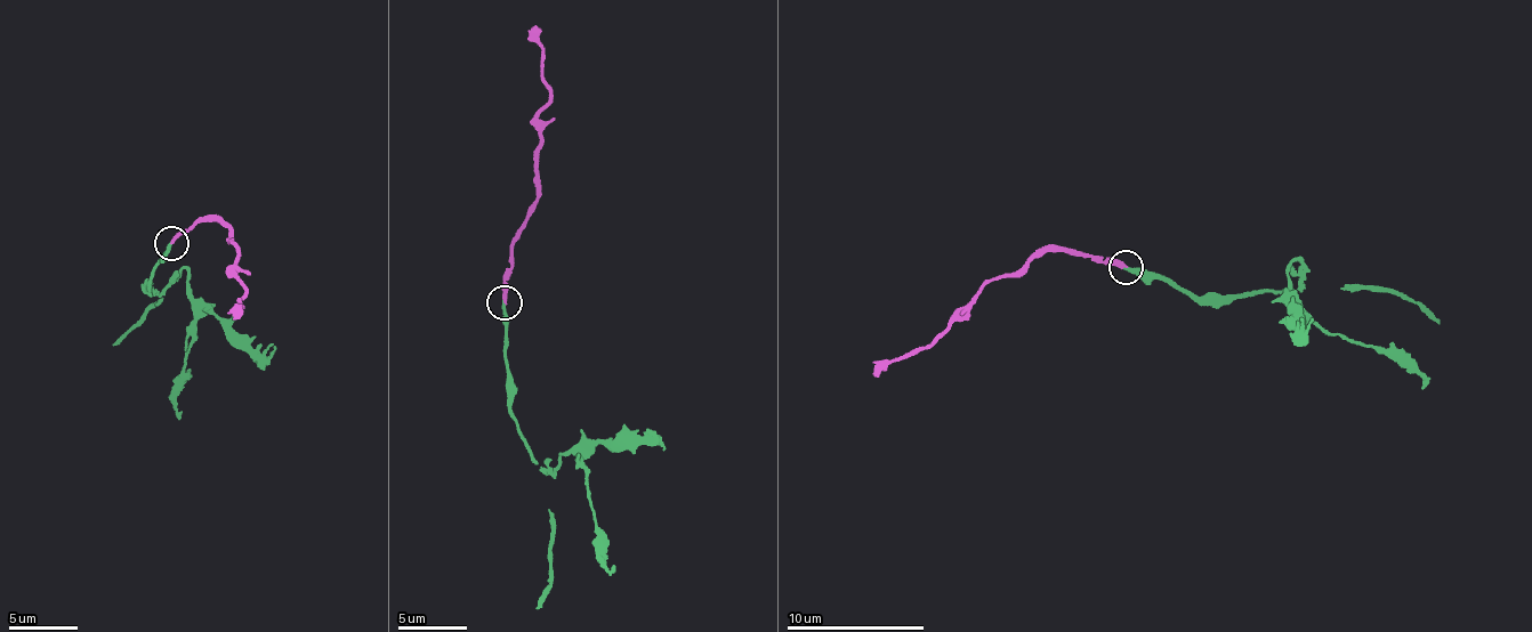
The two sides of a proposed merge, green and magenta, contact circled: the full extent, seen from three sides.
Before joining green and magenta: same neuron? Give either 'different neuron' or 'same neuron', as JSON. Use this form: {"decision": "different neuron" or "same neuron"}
{"decision": "same neuron"}

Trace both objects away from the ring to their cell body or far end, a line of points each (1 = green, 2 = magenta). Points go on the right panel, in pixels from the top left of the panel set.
1: (1126, 268), (1242, 298), (1289, 291), (1299, 262), (1291, 298), (1323, 329), (1394, 351), (1422, 388)
2: (1122, 268), (1097, 262), (1088, 254), (1046, 250), (1017, 272), (993, 277), (924, 347), (896, 357), (872, 375)

